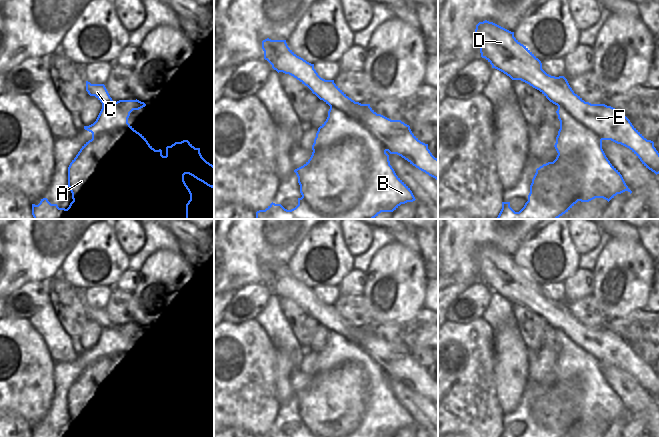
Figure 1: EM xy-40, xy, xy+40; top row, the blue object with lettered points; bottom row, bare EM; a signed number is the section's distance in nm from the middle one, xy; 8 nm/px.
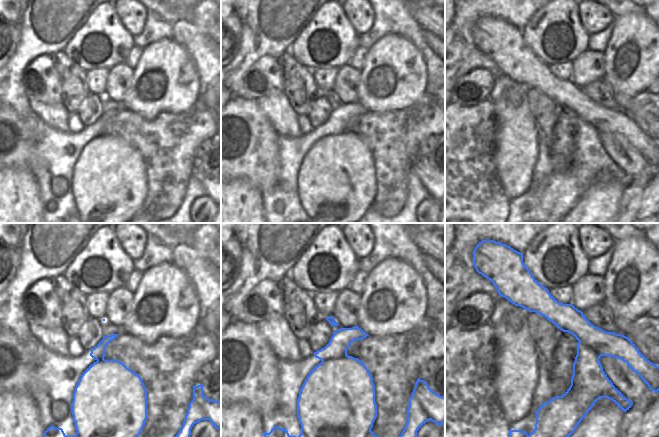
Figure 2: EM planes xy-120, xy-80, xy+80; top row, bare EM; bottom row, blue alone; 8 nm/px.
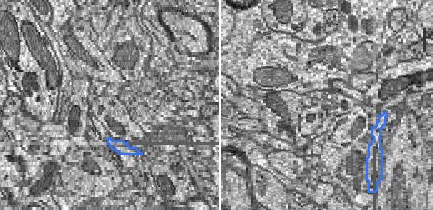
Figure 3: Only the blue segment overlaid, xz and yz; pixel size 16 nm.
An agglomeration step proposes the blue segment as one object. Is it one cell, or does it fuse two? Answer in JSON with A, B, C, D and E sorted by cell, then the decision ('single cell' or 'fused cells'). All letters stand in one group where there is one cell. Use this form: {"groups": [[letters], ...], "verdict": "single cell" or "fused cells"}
{"groups": [["A", "B"], ["C", "D", "E"]], "verdict": "fused cells"}

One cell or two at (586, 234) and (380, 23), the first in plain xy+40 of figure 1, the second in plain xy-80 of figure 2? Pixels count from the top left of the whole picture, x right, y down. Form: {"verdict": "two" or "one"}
{"verdict": "two"}

